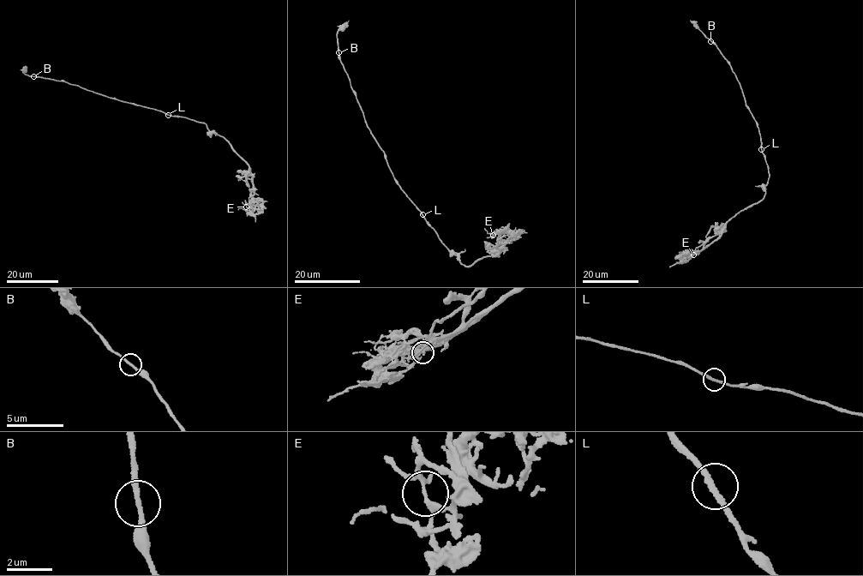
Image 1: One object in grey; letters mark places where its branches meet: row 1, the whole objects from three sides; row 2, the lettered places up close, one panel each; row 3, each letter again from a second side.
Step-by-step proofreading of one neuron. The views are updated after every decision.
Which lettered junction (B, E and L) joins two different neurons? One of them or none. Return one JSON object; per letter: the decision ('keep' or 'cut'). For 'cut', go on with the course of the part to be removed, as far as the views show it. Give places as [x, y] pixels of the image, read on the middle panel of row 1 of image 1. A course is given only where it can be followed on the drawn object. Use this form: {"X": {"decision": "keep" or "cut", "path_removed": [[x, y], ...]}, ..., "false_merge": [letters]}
{"B": {"decision": "keep"}, "E": {"decision": "cut", "path_removed": [[493, 235], [500, 232], [499, 236], [506, 244], [501, 249], [494, 250], [502, 250], [504, 253]]}, "L": {"decision": "keep"}, "false_merge": ["E"]}

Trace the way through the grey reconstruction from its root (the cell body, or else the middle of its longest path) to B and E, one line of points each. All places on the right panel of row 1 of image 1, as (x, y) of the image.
B: (762, 149), (759, 128), (746, 107), (734, 74), (710, 41)
E: (762, 149), (770, 176), (762, 199), (729, 219), (716, 239), (688, 255), (692, 255)

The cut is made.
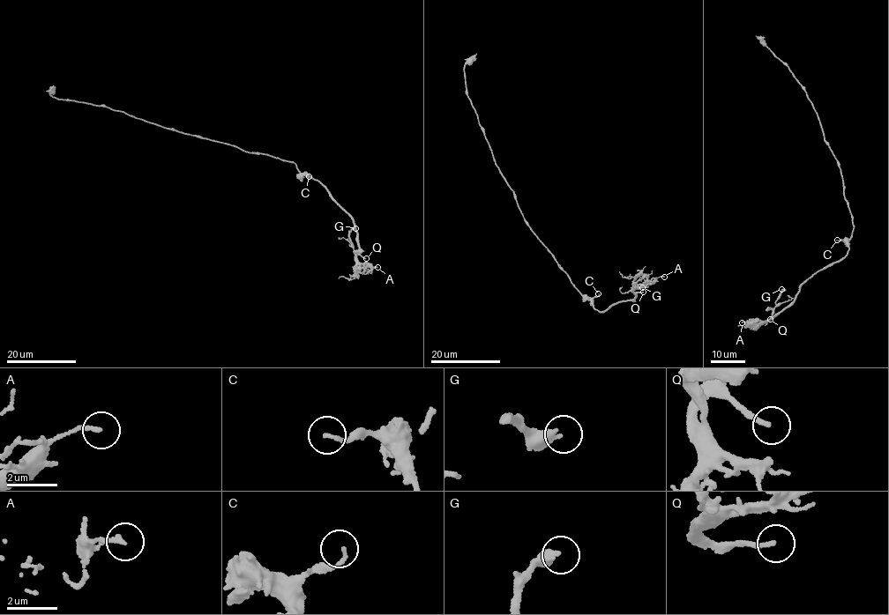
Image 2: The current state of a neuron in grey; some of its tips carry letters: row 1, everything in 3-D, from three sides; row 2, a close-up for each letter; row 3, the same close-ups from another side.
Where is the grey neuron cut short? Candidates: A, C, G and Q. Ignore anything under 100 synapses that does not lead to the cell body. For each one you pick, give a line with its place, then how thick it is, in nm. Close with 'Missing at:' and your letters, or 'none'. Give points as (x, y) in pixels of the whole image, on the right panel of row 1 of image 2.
Q: (770, 319) | 160 nm
Missing at: Q

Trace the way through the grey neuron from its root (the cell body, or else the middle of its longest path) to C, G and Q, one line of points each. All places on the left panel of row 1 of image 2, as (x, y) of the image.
C: (241, 148), (291, 161), (301, 174), (309, 176)
G: (241, 148), (291, 161), (301, 174), (325, 186), (352, 219), (358, 247), (356, 258), (349, 236), (355, 228)
Q: (241, 148), (291, 161), (301, 174), (319, 181), (325, 186), (338, 204), (349, 213), (360, 255), (366, 258)

